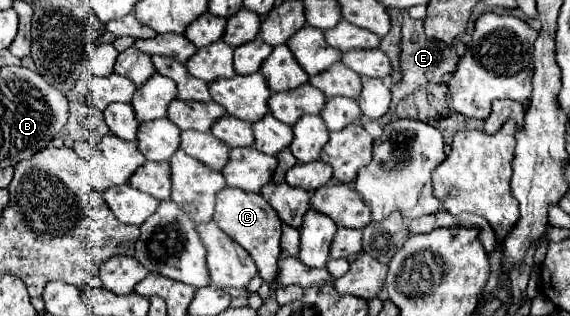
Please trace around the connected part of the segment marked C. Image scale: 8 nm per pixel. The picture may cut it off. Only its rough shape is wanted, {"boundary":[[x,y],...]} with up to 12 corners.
{"boundary":[[217,194],[213,220],[265,282],[279,268],[281,220],[261,194]]}

